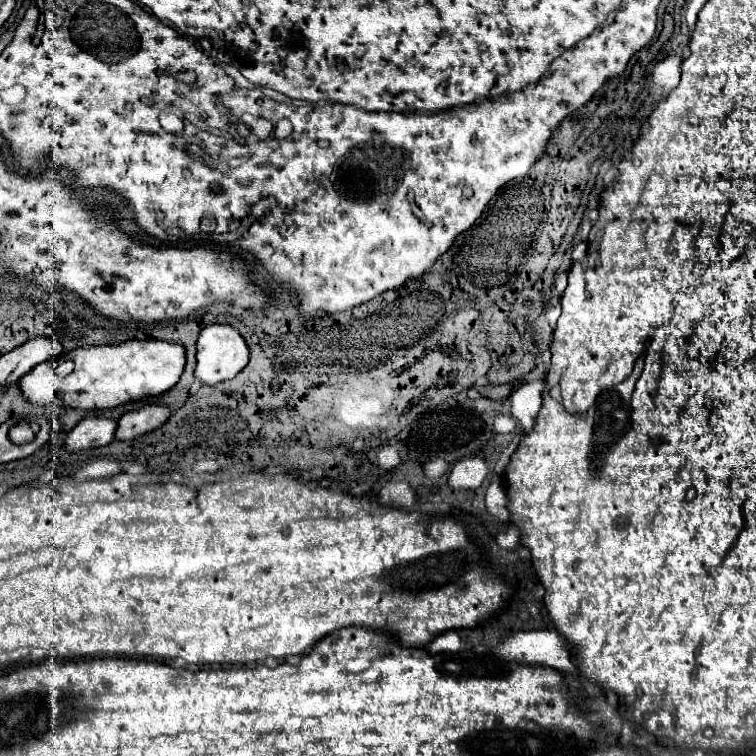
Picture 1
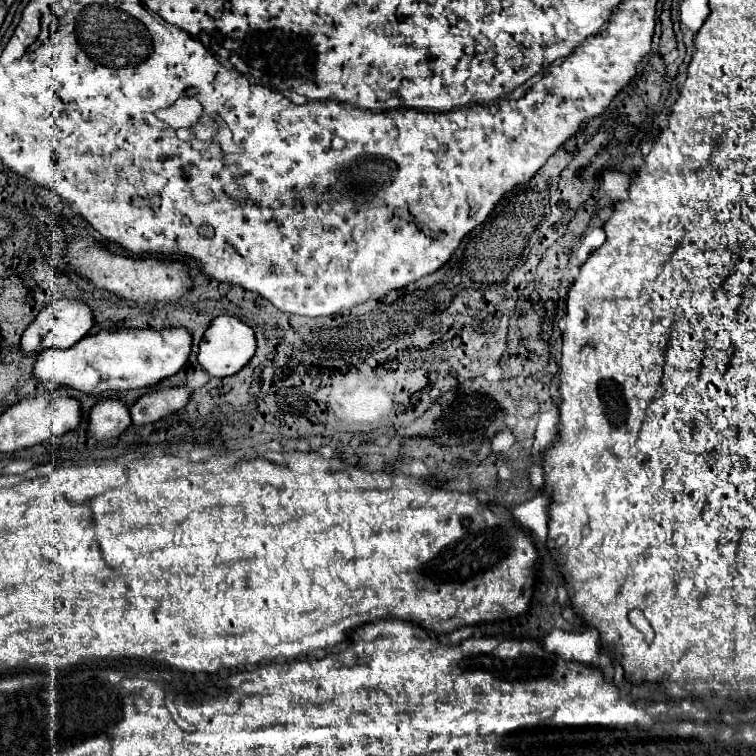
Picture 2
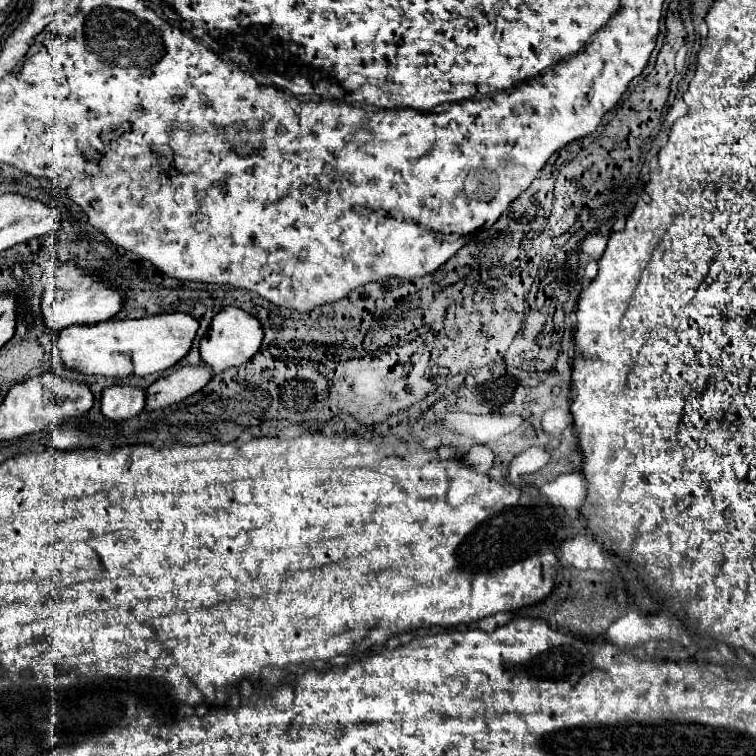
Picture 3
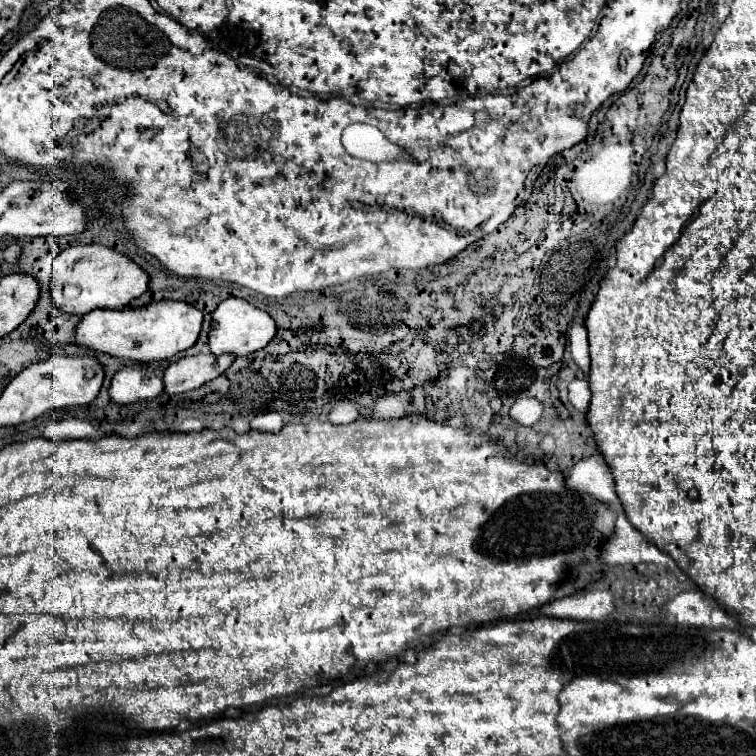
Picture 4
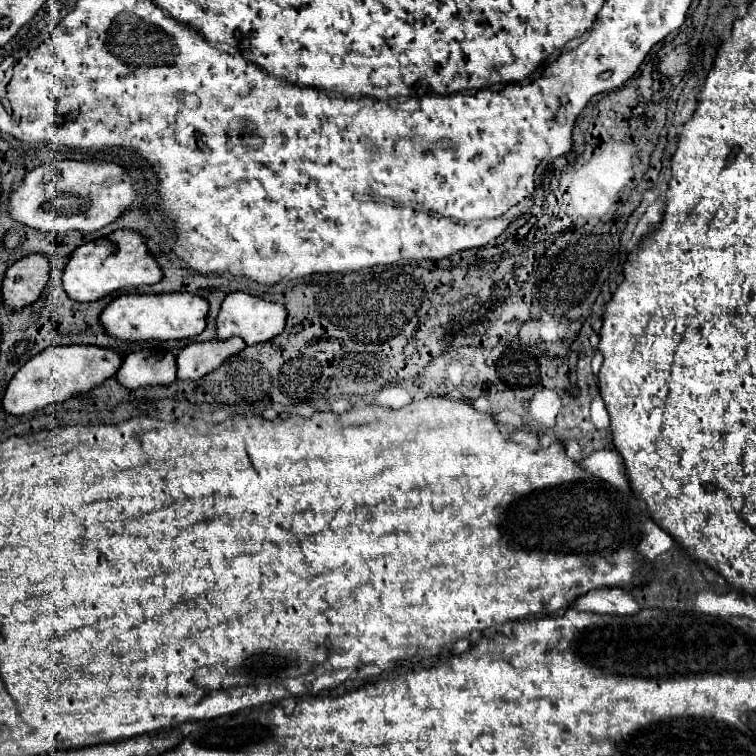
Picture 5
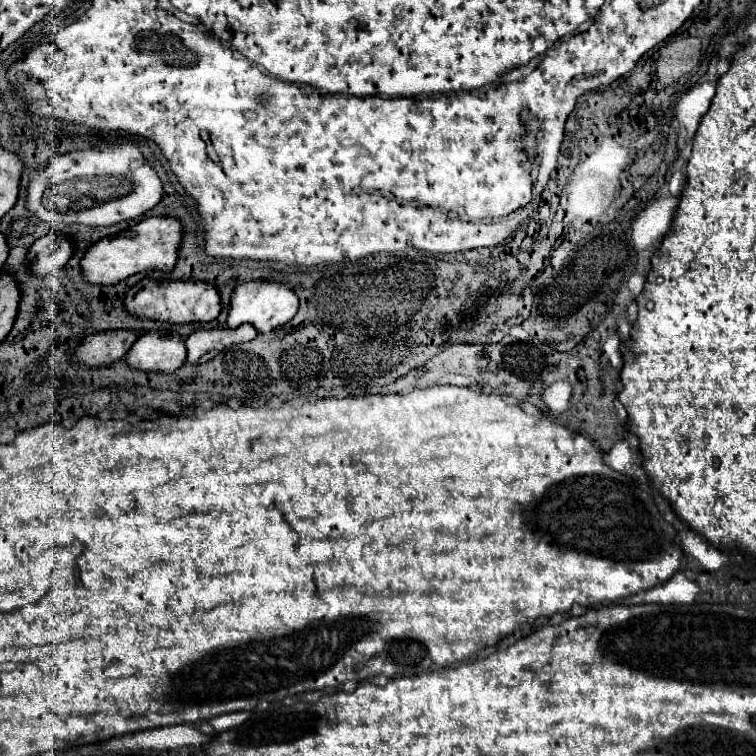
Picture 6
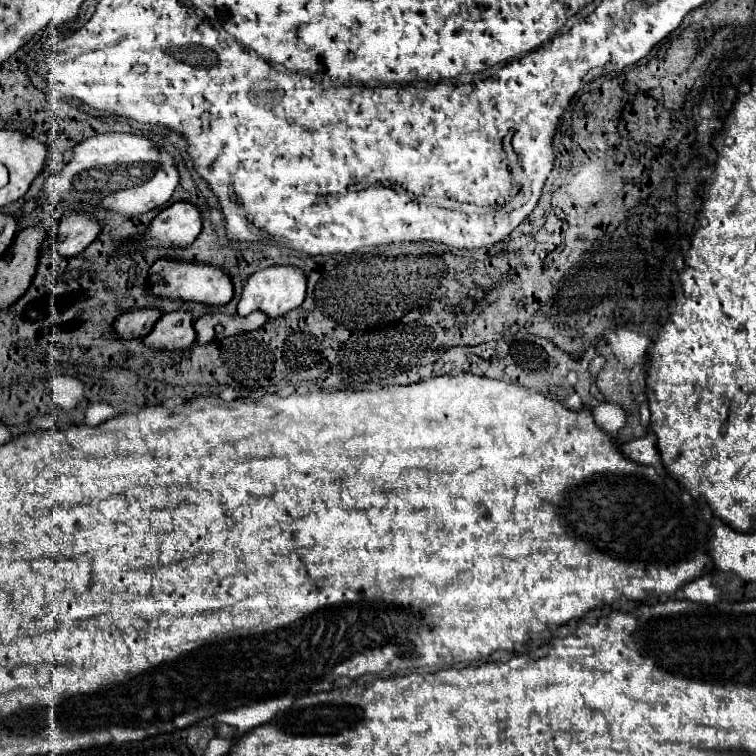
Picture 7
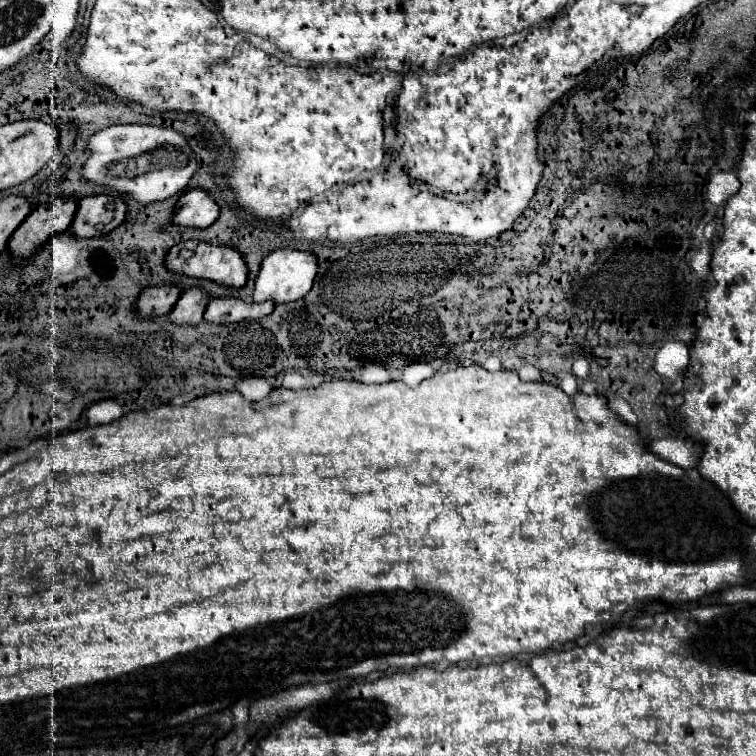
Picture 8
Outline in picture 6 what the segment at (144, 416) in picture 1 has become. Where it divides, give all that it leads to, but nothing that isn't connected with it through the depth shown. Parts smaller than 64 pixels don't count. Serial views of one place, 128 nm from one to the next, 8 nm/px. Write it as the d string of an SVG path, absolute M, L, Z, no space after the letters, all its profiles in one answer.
M242 324L236 330L196 330L190 334L184 342L186 346L186 362L190 364L202 364L212 360L218 352L230 348L232 344L242 344L248 342L256 336L254 328L248 324Z

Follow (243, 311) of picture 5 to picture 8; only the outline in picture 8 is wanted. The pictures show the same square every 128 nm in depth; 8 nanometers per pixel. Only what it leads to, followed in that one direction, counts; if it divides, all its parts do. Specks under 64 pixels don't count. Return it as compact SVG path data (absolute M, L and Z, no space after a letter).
M276 250L270 256L264 258L260 274L256 278L254 302L266 302L272 300L274 304L288 304L304 298L314 282L316 276L316 258L310 252L300 252L300 250Z

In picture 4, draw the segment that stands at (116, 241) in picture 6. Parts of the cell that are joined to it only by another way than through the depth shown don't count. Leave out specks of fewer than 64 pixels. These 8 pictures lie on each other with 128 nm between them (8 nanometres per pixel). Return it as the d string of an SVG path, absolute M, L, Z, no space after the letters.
M70 246L58 254L50 278L50 294L52 306L66 314L84 316L96 308L126 308L132 300L140 298L148 290L148 274L128 260L126 256L98 246Z

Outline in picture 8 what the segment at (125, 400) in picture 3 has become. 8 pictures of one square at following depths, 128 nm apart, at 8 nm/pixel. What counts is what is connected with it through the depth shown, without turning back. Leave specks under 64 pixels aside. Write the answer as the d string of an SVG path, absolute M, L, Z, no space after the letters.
M190 288L178 298L172 312L168 314L168 320L172 320L176 326L198 326L202 322L206 304L208 294L202 288Z

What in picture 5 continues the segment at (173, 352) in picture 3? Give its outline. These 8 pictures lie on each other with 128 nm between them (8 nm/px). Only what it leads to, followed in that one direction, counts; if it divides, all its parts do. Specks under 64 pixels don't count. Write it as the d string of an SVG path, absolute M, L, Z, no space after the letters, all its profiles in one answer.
M122 294L114 298L100 314L100 326L106 334L126 342L150 342L150 340L184 340L194 338L206 328L208 302L196 294Z

